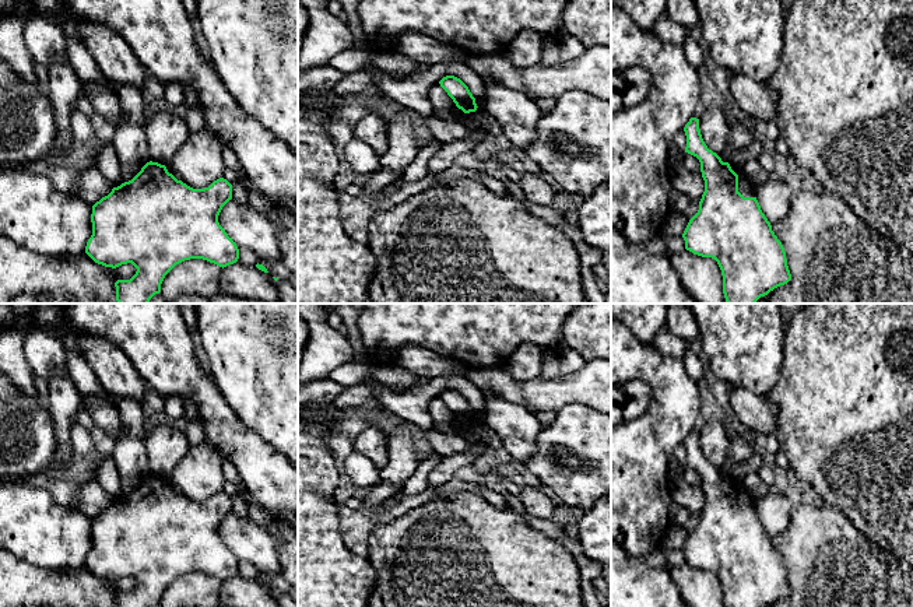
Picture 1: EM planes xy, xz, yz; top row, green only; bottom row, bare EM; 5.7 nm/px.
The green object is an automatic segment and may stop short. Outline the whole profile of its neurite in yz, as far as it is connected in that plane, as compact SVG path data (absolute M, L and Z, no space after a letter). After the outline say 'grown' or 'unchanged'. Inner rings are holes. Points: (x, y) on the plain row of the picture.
M691 431L684 445L685 466L699 473L705 494L699 523L682 547L685 562L717 575L723 589L723 607L769 607L787 597L791 587L784 561L762 526L749 492L741 481L723 476L716 466L707 462L699 443L699 432Z; grown

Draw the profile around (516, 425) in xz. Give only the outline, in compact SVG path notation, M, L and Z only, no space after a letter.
M491 393L485 396L485 413L482 424L498 434L503 449L513 462L526 463L535 450L535 439L542 424L524 406L519 406L496 397Z

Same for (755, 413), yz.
M728 386L728 389L730 404L738 421L749 431L772 436L776 428L776 406L744 387Z

